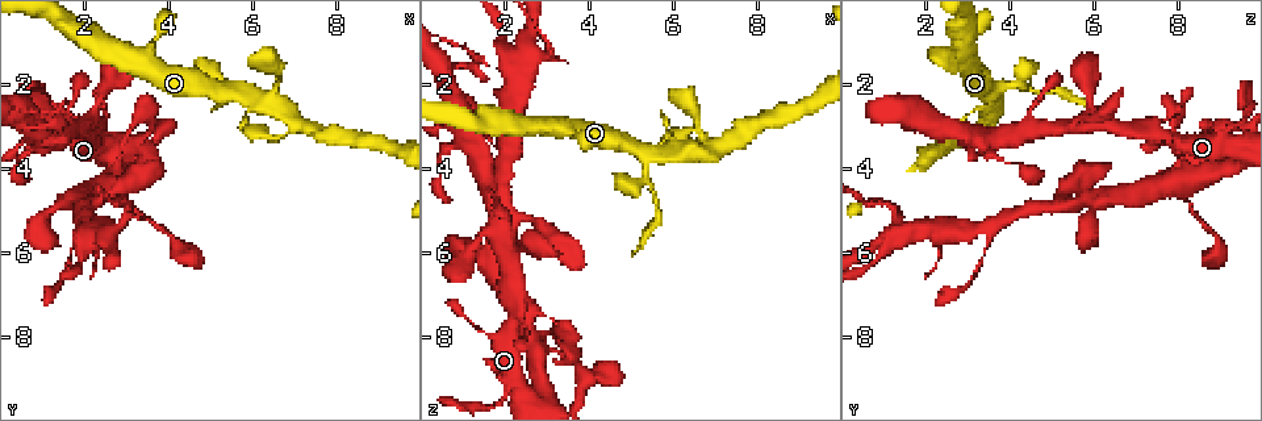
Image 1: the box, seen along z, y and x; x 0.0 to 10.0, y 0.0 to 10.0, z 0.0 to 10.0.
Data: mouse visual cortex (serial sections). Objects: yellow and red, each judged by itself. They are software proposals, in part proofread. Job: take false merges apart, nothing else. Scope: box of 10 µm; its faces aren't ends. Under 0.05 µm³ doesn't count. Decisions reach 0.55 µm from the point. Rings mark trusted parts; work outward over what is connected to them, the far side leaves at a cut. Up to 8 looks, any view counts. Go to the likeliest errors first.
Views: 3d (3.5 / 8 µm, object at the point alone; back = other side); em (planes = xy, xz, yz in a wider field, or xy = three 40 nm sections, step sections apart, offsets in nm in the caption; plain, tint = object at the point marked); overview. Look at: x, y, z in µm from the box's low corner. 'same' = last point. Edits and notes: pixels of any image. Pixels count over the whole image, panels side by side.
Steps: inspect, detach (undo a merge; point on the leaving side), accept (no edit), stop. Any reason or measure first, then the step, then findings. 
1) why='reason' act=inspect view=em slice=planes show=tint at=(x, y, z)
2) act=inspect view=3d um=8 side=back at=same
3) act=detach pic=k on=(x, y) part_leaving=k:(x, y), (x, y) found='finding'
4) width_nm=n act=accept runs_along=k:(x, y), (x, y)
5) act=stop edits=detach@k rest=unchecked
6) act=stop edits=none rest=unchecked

why='abrupt turn' act=inspect view=3d um=3.5 at=(6.50, 3.25, 3.15)

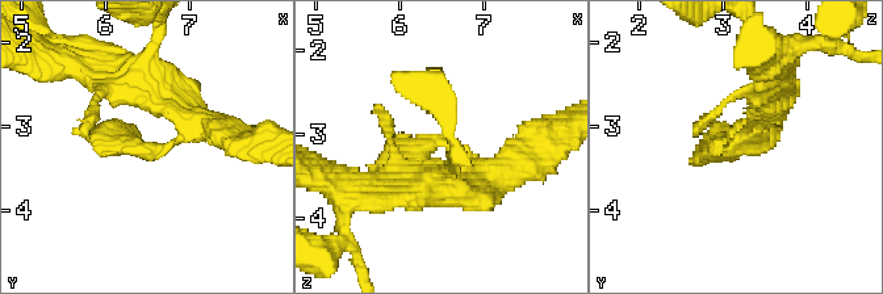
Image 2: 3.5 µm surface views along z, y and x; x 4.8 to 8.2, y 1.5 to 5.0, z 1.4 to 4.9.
act=inspect view=em slice=xy step=5 show=tint at=(6.50, 3.30, 3.05)

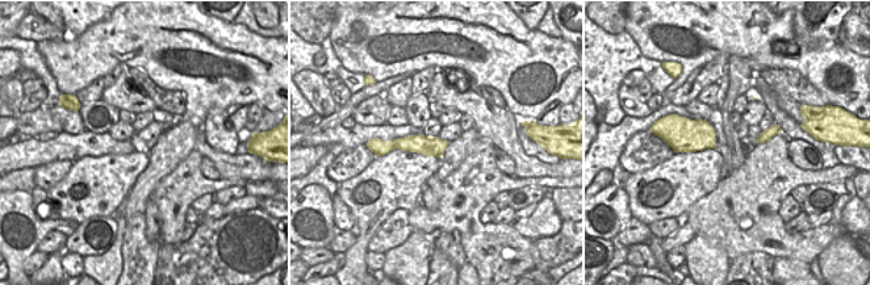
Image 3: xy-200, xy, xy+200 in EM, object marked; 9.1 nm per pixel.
width_nm=190 act=accept runs_along=2:(477, 183), (446, 142), (368, 166) found='all the same cell'

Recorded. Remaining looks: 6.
why='sharp bend' act=inspect view=3d um=3.5 at=(5.55, 2.15, 4.70)

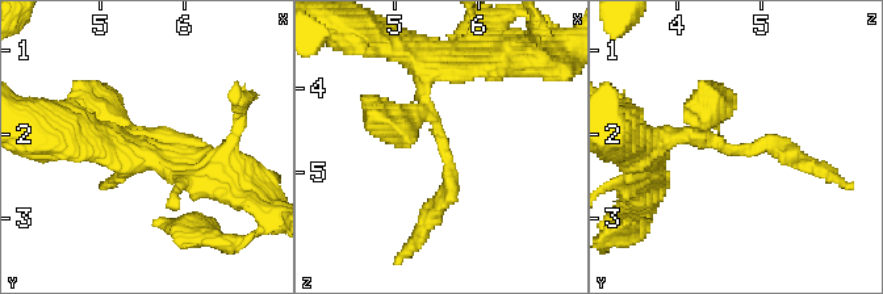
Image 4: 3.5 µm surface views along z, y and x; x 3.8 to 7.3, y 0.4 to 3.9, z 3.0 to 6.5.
why='shape alone is not enough' act=inspect view=em slice=xy step=1 show=tint at=(5.55, 2.15, 4.60)

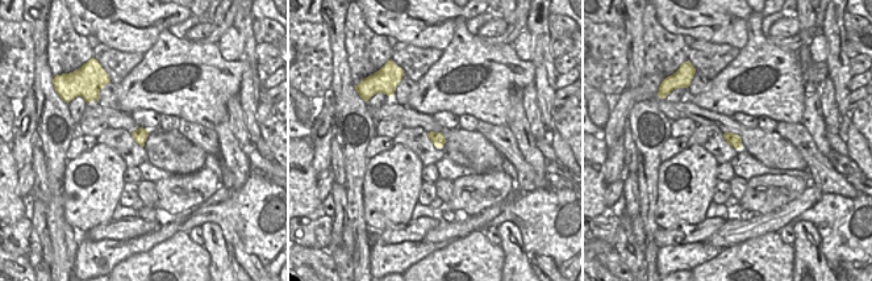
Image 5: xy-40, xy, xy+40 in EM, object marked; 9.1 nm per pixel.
act=detach pic=4 on=(768, 146) found='a second cell is stuck on'

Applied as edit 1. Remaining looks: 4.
why='sharp bend' act=inspect view=3d um=3.5 at=(3.10, 4.85, 1.15)

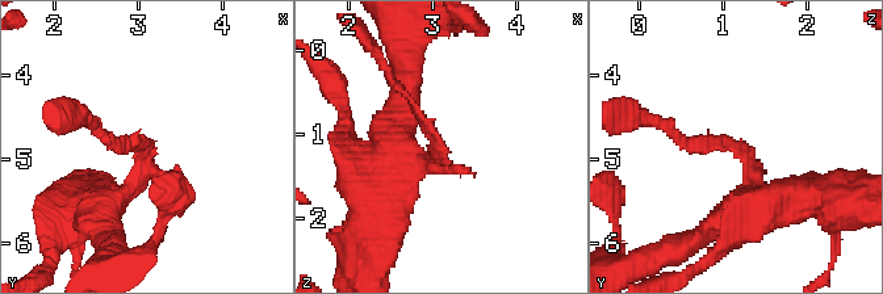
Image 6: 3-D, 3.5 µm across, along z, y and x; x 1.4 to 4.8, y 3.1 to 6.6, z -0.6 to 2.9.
why='now the EM' act=inspect view=em slice=xy step=1 show=tint at=(3.00, 4.85, 1.10)

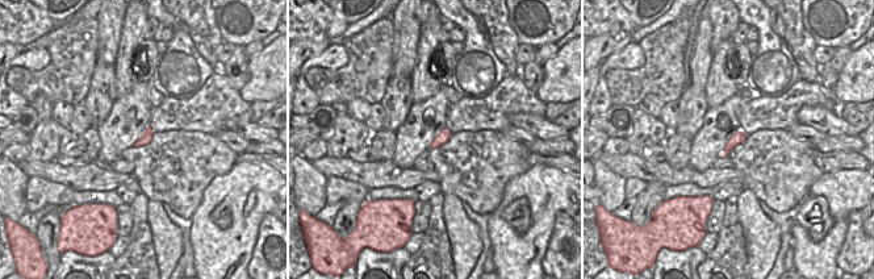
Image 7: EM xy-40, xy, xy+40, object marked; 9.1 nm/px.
act=accept runs_along=6:(758, 201), (731, 145), (668, 129) found='continuous, no second cell'

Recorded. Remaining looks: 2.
act=stop edits=detach@4 rest=unchecked

